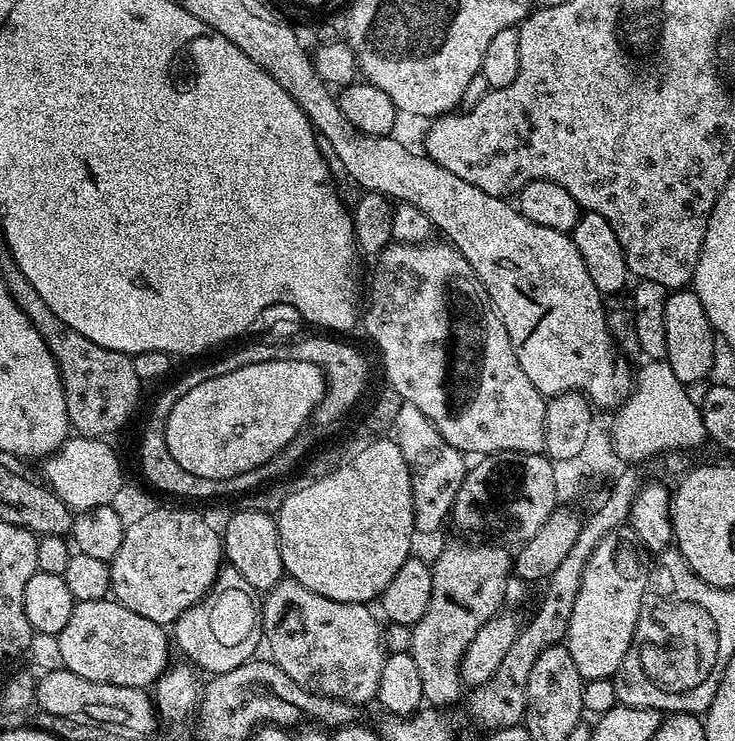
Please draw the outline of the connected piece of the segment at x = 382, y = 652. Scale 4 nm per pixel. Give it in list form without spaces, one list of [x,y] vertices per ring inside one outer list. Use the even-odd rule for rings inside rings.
[[[285,578],[279,580],[269,592],[263,593],[260,622],[262,636],[270,653],[272,663],[280,667],[298,686],[316,692],[320,696],[329,696],[347,704],[363,706],[367,700],[376,700],[378,678],[382,678],[382,666],[386,655],[385,633],[380,628],[381,621],[377,613],[371,612],[368,604],[334,602],[306,590],[297,580]]]

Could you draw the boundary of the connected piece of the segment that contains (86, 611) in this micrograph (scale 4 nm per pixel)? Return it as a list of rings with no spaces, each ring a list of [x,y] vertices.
[[[112,598],[95,600],[94,602],[86,602],[85,600],[79,601],[75,606],[75,610],[72,611],[70,620],[57,637],[64,667],[68,668],[72,673],[79,674],[82,678],[87,678],[94,682],[106,682],[108,685],[130,686],[131,688],[143,688],[146,690],[155,685],[157,678],[164,673],[170,664],[170,659],[168,660],[168,644],[170,648],[170,638],[165,627],[153,622],[152,619],[143,618],[140,614],[136,614],[130,610],[129,607],[122,606]]]

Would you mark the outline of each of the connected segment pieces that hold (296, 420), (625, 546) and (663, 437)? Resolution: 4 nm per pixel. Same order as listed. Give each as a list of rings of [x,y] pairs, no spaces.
[[[272,360],[266,362],[254,362],[242,366],[233,373],[223,374],[222,377],[210,378],[206,382],[198,382],[198,386],[194,386],[190,390],[186,390],[186,394],[182,394],[182,398],[178,398],[178,402],[174,402],[174,410],[170,410],[170,418],[166,418],[166,446],[170,450],[170,458],[174,458],[174,462],[178,462],[178,466],[182,466],[182,470],[190,470],[190,474],[194,474],[198,478],[210,478],[211,480],[229,480],[235,476],[247,476],[258,466],[262,466],[266,462],[270,462],[279,452],[287,446],[288,443],[295,441],[296,436],[304,427],[309,426],[313,419],[313,412],[320,405],[320,399],[324,397],[324,371],[317,364],[310,362],[302,362],[301,360]]]
[[[613,534],[598,542],[584,567],[582,582],[578,586],[578,598],[574,598],[566,647],[570,658],[574,658],[574,666],[578,666],[578,674],[585,680],[615,677],[634,638],[648,577],[646,564],[644,568],[636,553],[637,545],[631,539],[628,540],[623,540],[620,534]]]
[[[667,359],[648,360],[644,364],[640,370],[637,369],[631,395],[613,413],[614,418],[609,425],[613,448],[619,458],[628,464],[639,464],[638,462],[646,460],[658,452],[660,452],[659,454],[666,454],[670,451],[688,452],[690,448],[694,448],[702,442],[705,443],[707,439],[699,405],[688,394],[689,389],[675,377]]]

